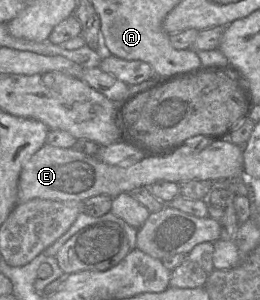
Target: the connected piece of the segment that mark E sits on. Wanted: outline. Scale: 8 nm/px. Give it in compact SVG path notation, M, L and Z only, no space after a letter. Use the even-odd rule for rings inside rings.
M200 139L200 143L194 144L194 151L191 153L175 153L163 158L144 158L129 166L108 165L95 156L86 155L73 148L58 148L45 144L26 161L21 170L18 183L18 203L25 203L33 199L84 202L88 198L97 195L107 195L115 198L121 193L129 193L135 188L147 187L158 181L180 183L191 180L218 181L242 179L243 170L243 146L234 144L229 139L214 142L210 145L204 139Z

